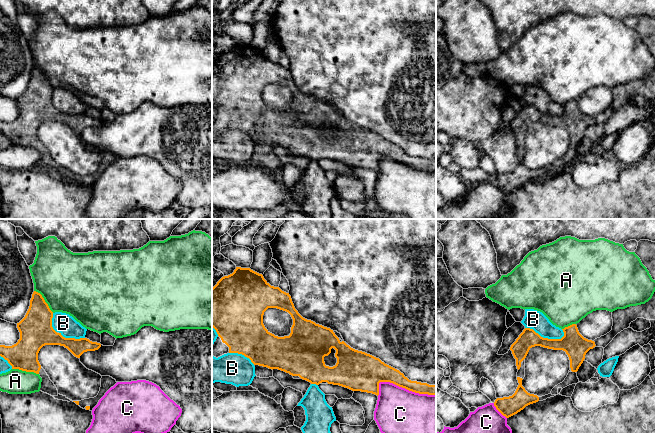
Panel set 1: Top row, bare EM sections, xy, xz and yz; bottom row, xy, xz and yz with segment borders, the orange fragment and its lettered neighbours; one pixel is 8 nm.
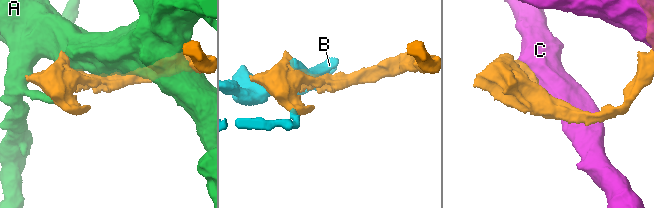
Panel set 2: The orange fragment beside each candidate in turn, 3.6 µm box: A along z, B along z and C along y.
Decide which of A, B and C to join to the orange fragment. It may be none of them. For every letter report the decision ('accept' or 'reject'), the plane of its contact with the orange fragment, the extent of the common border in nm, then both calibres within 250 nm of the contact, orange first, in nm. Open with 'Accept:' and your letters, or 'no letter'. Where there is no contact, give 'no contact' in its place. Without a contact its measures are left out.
Accept: no letter
A: reject; contact in xy; length 220 nm; calibres 240 and 200 nm
B: reject; contact in yz; length 320 nm; calibres 190 and 160 nm
C: reject; contact in xz; length 480 nm; calibres 160 and 400 nm

